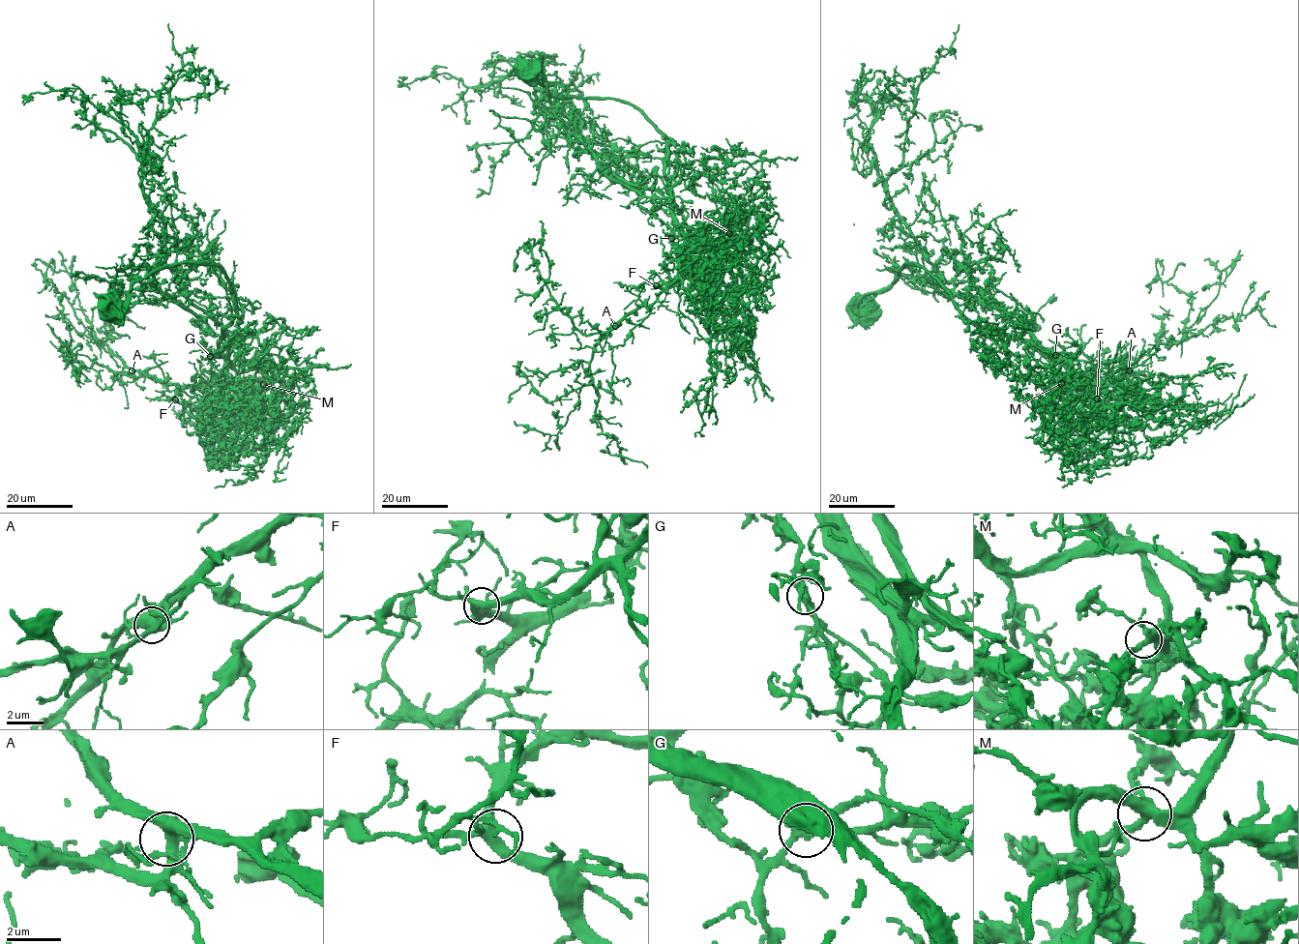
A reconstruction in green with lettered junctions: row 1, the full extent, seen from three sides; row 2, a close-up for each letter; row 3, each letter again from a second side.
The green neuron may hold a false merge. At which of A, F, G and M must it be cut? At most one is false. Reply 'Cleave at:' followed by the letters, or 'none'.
Cleave at: G

